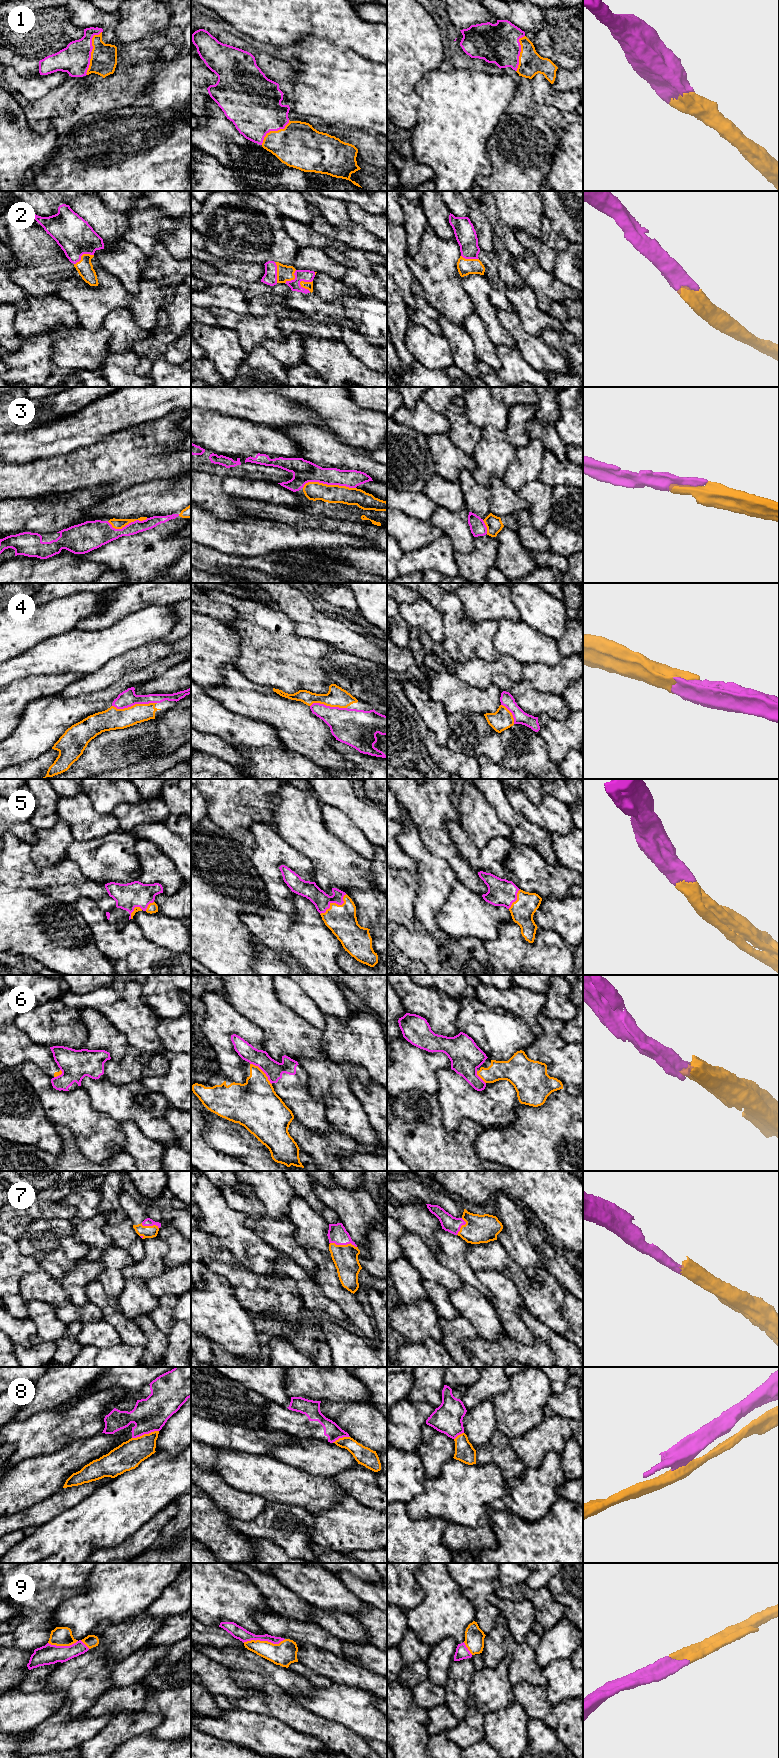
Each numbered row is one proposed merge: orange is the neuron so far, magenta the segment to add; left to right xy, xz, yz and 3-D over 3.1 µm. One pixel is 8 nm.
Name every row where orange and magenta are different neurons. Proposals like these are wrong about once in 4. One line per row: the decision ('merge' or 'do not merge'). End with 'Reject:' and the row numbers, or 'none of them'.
1: merge
2: merge
3: merge
4: merge
5: merge
6: do not merge
7: merge
8: do not merge
9: merge
Reject: 6, 8

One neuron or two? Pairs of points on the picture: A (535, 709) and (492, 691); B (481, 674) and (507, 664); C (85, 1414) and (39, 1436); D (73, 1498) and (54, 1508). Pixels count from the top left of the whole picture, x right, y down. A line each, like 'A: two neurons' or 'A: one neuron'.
A: two neurons
B: one neuron
C: one neuron
D: one neuron

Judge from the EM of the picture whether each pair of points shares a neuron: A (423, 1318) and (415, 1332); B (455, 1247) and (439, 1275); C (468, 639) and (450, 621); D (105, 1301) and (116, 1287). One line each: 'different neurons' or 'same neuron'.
A: same neuron
B: different neurons
C: same neuron
D: different neurons

